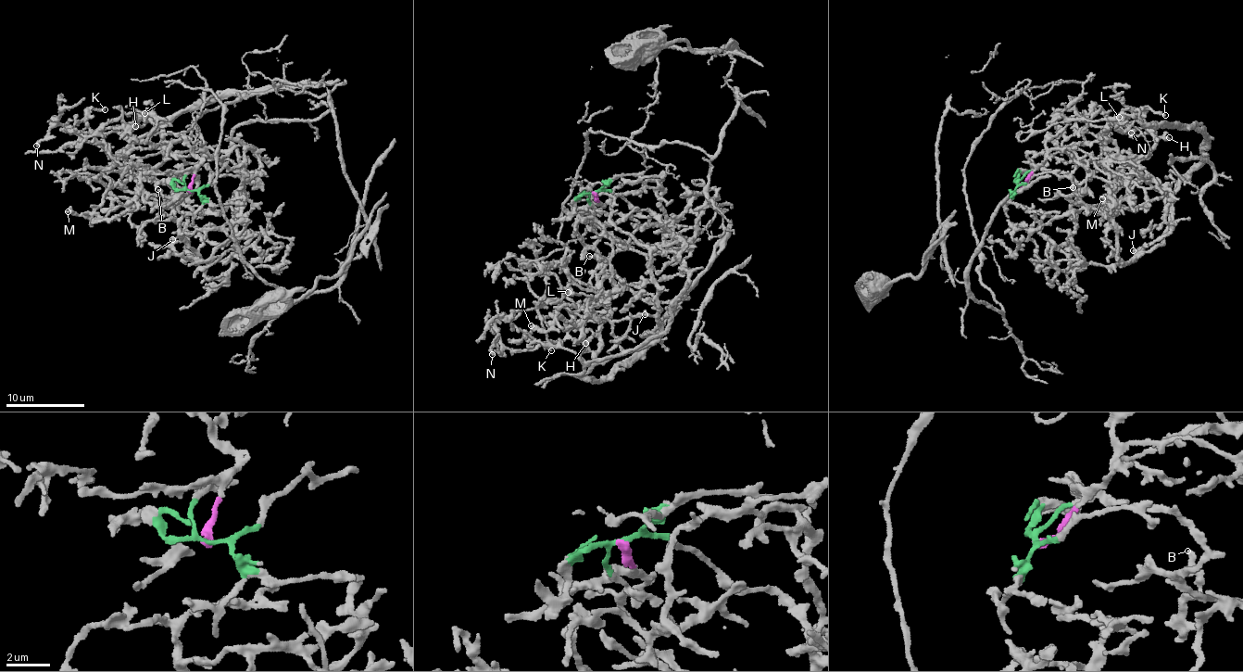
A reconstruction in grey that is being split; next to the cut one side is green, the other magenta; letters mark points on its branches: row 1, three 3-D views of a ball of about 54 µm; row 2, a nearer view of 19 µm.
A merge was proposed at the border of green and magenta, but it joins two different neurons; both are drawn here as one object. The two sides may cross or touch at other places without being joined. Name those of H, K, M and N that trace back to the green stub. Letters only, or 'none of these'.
K

